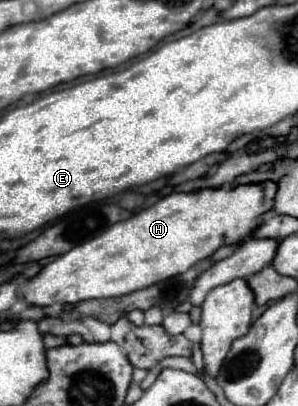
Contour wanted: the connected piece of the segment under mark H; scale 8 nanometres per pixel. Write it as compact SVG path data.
M247 184L247 186L237 186L237 188L205 188L201 192L191 192L191 194L187 194L187 192L173 192L173 194L165 196L163 200L159 200L157 204L153 204L153 206L137 212L135 216L131 216L131 218L127 218L127 220L123 220L119 224L113 224L111 228L107 228L107 232L103 232L103 234L99 234L99 236L95 236L95 238L91 238L91 240L87 240L87 242L71 248L69 252L65 252L61 256L57 256L53 262L45 264L39 274L35 274L35 276L27 278L23 284L19 284L17 292L19 292L19 296L23 298L23 302L27 306L41 306L41 308L45 308L45 306L51 306L51 304L79 304L83 300L93 300L93 298L121 298L121 296L127 296L131 292L149 288L149 286L153 286L157 282L163 282L167 278L187 272L195 262L209 258L217 248L221 248L225 244L237 244L237 242L247 240L253 234L253 230L259 226L261 218L267 214L267 208L271 208L271 200L273 198L275 198L275 184Z

